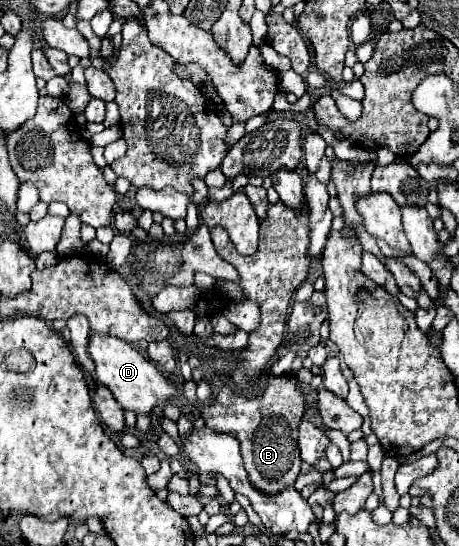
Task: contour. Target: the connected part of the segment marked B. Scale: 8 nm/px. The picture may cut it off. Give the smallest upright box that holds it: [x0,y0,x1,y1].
[201,375,305,495]

